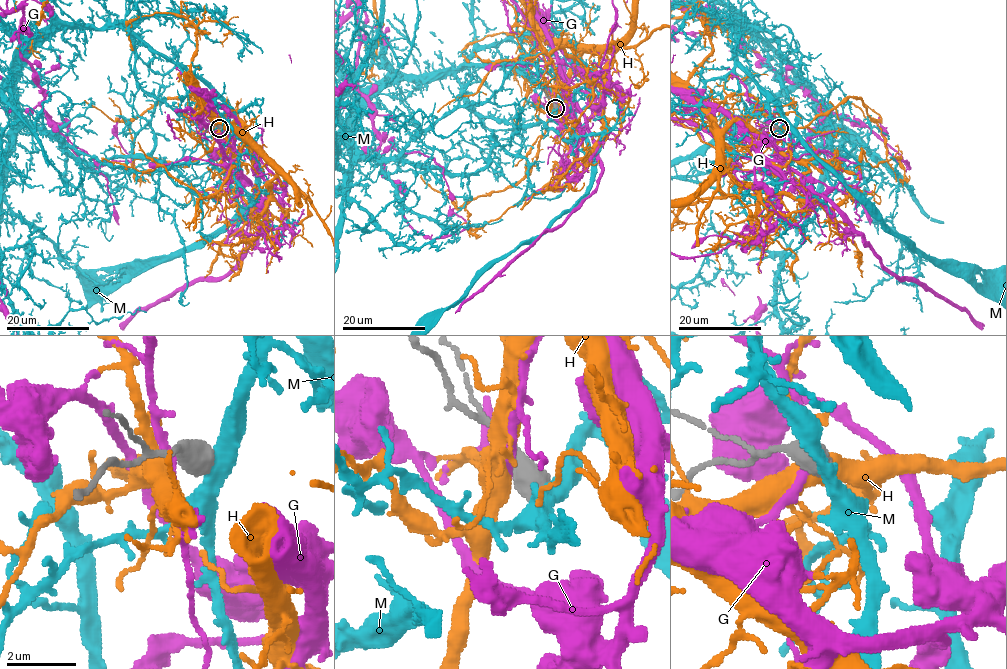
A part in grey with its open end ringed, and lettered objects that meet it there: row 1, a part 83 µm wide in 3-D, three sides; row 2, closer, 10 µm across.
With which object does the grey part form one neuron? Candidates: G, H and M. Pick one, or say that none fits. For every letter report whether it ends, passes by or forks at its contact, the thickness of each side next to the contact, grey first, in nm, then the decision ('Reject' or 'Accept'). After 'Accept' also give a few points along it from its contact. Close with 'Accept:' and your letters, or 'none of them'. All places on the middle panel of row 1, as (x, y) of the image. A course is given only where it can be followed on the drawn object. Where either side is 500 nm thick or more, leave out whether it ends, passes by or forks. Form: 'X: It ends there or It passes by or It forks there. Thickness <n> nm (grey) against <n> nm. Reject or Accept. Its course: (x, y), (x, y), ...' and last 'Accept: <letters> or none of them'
G: Thickness 700 nm (grey) against 240 nm. Reject
H: Thickness 700 nm (grey) against 440 nm. Reject
M: Thickness 650 nm (grey) against 440 nm. Reject
Accept: none of them

